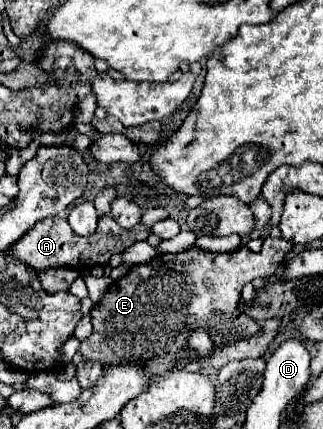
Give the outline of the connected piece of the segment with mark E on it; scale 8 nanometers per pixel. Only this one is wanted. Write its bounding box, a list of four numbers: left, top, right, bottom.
[78,226,290,364]

